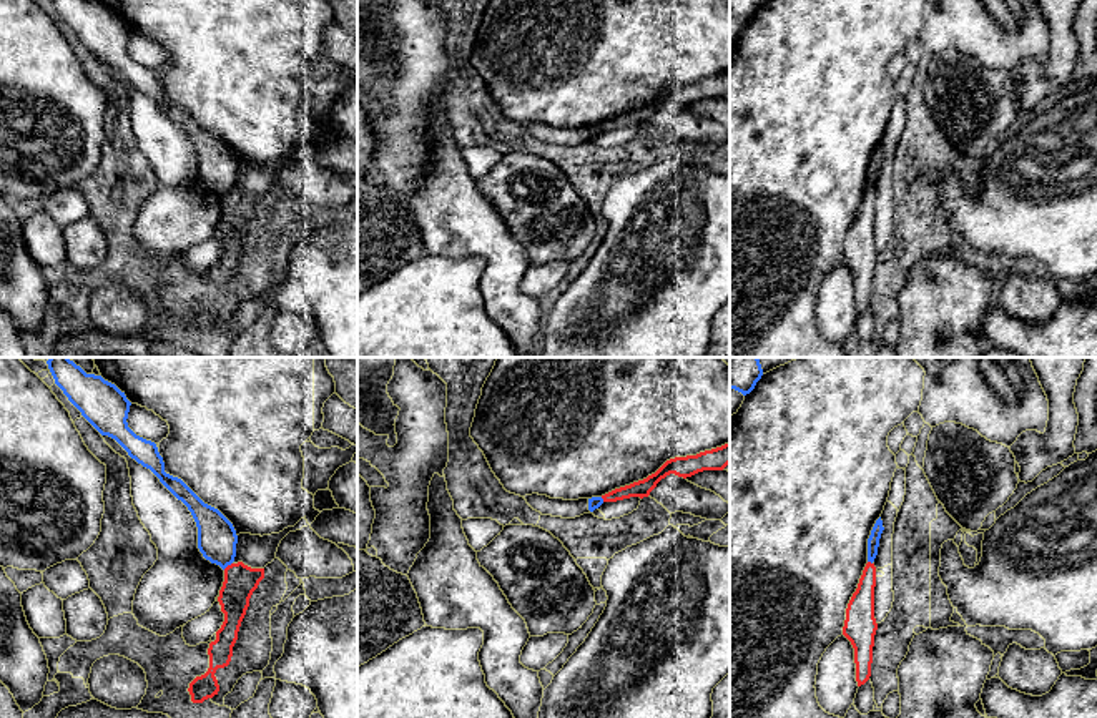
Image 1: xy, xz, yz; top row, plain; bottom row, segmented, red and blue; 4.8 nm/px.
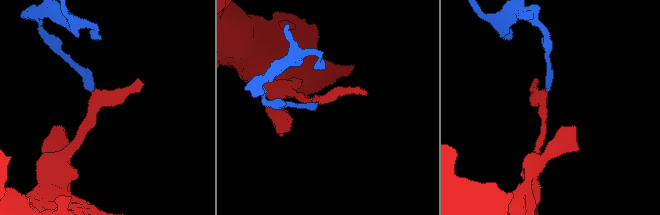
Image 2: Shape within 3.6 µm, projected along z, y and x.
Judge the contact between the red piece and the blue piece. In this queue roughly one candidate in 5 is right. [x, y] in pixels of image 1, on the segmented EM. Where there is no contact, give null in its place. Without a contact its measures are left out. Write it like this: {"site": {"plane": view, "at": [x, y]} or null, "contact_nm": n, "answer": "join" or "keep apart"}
{"site": {"plane": "xy", "at": [228, 565]}, "contact_nm": 60, "answer": "keep apart"}

